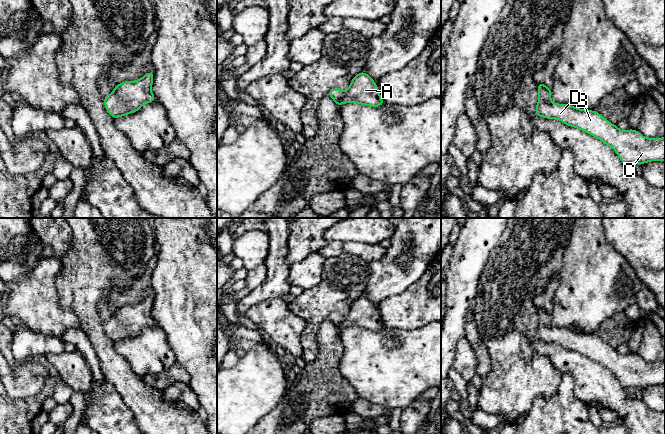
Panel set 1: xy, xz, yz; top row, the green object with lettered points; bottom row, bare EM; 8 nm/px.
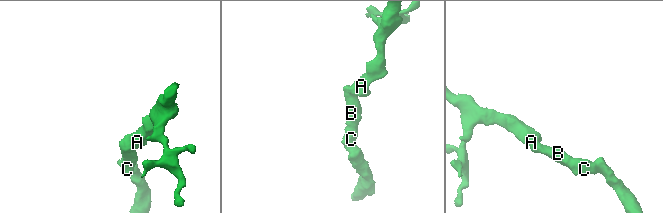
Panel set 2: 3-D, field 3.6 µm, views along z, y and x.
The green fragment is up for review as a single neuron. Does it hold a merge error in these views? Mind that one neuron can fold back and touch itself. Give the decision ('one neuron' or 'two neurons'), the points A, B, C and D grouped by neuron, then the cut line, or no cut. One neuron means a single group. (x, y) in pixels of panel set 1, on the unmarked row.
one neuron | A B C D | no cut

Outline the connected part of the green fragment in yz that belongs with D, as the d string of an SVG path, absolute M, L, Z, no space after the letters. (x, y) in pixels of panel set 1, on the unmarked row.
M538 307L537 313L539 324L535 339L560 344L598 362L610 370L625 389L665 385L665 361L646 362L638 354L621 355L595 334L588 335L567 328L552 327L551 312L545 308Z

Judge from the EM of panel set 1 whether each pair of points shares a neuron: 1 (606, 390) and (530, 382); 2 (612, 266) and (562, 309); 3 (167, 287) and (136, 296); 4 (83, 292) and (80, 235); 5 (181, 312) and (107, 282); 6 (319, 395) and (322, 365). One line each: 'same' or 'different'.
1: different
2: same
3: different
4: same
5: different
6: same

